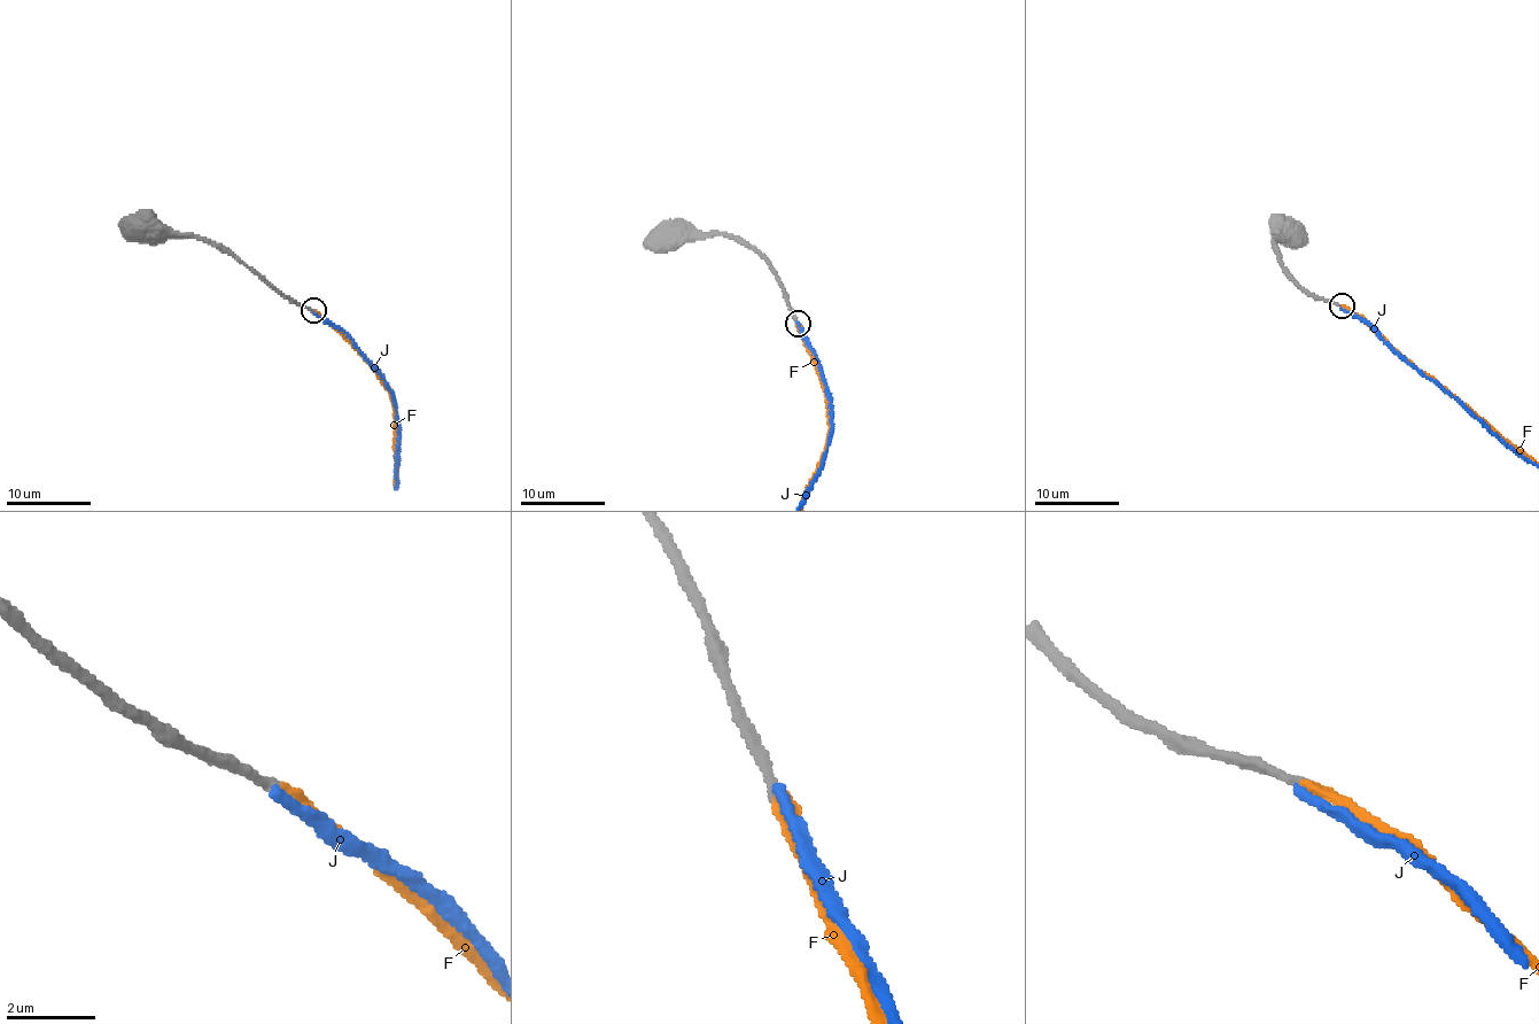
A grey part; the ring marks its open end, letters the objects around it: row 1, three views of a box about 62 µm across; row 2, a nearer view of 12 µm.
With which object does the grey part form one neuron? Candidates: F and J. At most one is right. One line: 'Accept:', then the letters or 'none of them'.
Accept: F

